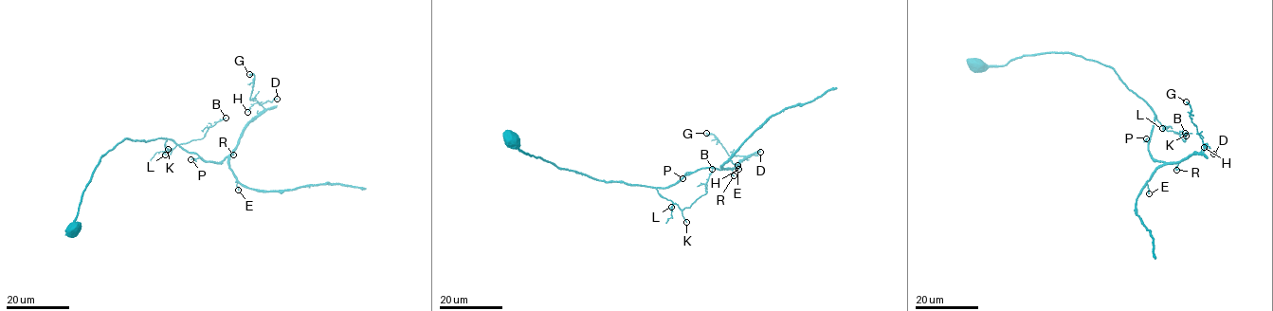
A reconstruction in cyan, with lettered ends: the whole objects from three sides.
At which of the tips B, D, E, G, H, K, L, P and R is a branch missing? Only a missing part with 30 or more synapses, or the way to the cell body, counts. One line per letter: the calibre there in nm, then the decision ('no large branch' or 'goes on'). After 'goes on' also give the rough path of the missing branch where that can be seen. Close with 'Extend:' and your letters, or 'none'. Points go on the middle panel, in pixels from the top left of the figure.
B: 100 nm | no large branch
D: 120 nm | no large branch
E: 110 nm | no large branch
G: 260 nm | no large branch
H: 120 nm | no large branch
K: 120 nm | no large branch
L: 110 nm | no large branch
P: 160 nm | no large branch
R: 150 nm | no large branch
Extend: none

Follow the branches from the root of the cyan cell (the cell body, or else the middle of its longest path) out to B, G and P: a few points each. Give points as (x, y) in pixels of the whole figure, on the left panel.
B: (75, 228), (96, 169), (118, 144), (126, 138), (162, 137), (171, 151), (202, 138), (226, 118)
G: (75, 228), (102, 156), (124, 139), (171, 138), (207, 161), (231, 155), (264, 108), (250, 100), (249, 74)
P: (75, 228), (79, 227), (74, 223), (84, 191), (102, 156), (124, 139), (171, 138), (200, 157), (190, 159)

